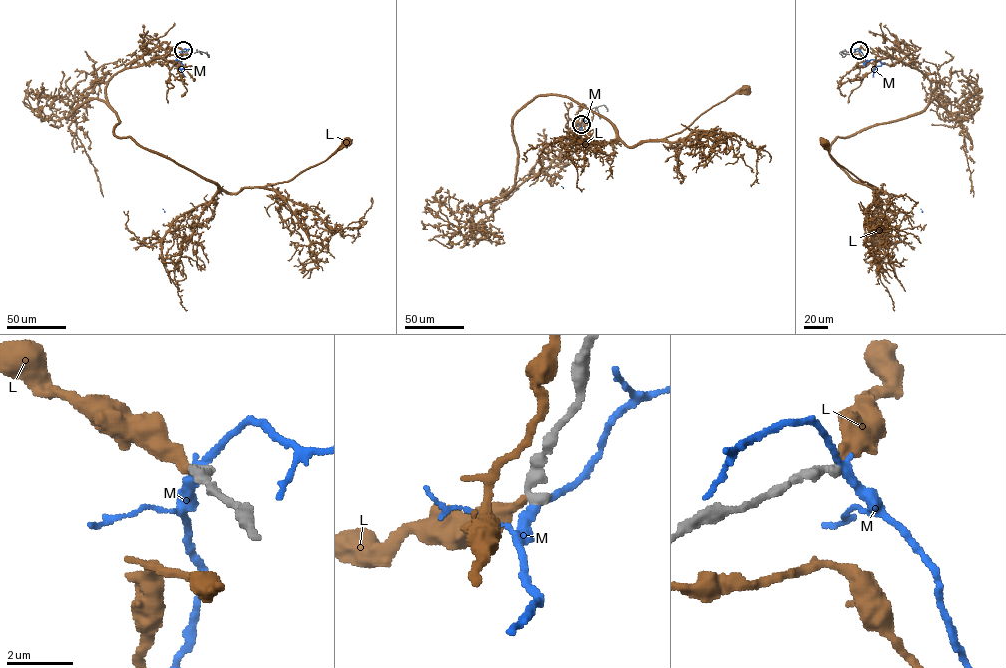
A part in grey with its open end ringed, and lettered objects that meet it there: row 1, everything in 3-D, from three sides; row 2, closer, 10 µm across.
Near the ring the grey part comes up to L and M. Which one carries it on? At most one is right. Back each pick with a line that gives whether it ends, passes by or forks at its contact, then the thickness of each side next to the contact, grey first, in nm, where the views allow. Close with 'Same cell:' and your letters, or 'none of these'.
Same cell: none of these

